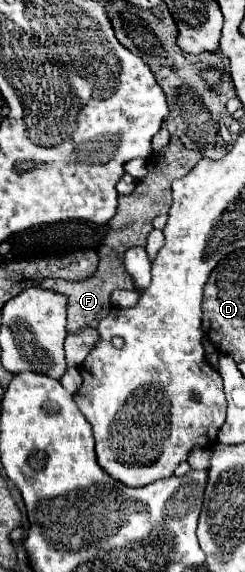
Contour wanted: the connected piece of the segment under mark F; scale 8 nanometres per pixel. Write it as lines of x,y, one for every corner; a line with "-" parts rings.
171,135
169,145
165,145
163,149
155,151
149,157
147,175
141,181
137,181
133,193
127,197
119,197
117,215
109,221
107,237
103,241
103,247
99,249
99,269
95,271
95,275
87,281
77,281
77,283
69,283
63,279
51,279
51,277
39,283
41,289
49,289
49,291
55,291
67,297
67,333
77,333
83,327
97,329
99,321
111,311
111,303
109,303
111,291
135,289
133,277
127,273
123,265
123,253
129,247
145,245
147,235
153,231
153,225
151,225
153,219
157,215
165,215
171,207
171,183
179,177
185,177
199,163
199,159
201,159
199,151
187,149
177,137

